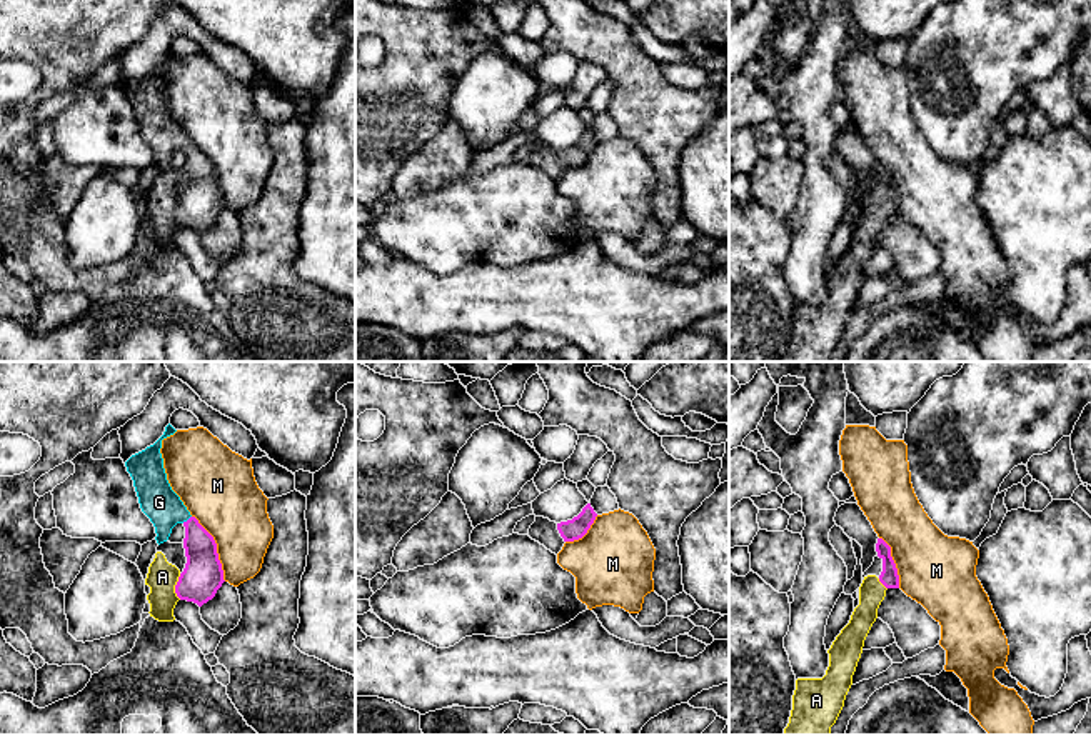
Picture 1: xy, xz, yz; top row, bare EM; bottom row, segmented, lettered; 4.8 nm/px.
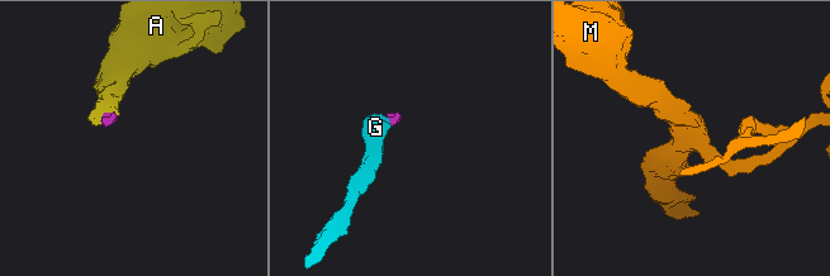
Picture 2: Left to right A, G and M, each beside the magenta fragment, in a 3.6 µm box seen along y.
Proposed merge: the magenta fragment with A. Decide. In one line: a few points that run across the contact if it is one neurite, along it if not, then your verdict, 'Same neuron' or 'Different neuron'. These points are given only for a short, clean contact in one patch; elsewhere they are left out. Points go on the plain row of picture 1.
Line: xy (202, 202), (192, 212), (175, 214), (162, 204). Same neuron

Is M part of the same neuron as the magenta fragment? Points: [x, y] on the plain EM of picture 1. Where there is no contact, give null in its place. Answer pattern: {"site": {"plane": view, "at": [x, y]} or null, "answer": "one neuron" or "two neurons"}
{"site": {"plane": "xy", "at": [216, 175]}, "answer": "two neurons"}

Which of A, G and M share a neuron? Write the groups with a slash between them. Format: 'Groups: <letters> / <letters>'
Groups: A G / M

